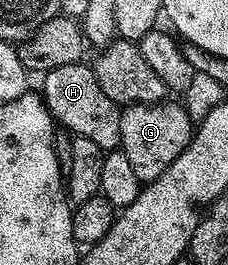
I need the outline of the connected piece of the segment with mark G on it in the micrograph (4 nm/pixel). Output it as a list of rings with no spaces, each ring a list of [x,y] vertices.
[[[131,104],[121,109],[119,149],[127,155],[127,159],[131,159],[131,167],[143,183],[159,179],[159,175],[163,175],[163,171],[179,159],[193,137],[195,122],[189,117],[184,104],[167,104]]]

